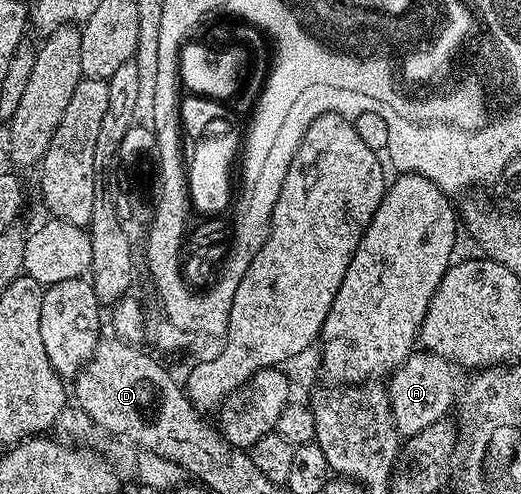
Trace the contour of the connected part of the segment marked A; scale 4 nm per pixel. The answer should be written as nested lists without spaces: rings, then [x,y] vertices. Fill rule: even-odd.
[[[423,349],[413,350],[407,361],[391,372],[392,383],[387,384],[387,389],[392,400],[392,416],[401,437],[422,433],[422,429],[441,422],[451,407],[453,410],[462,387],[460,375],[461,368],[451,359],[443,359]]]

